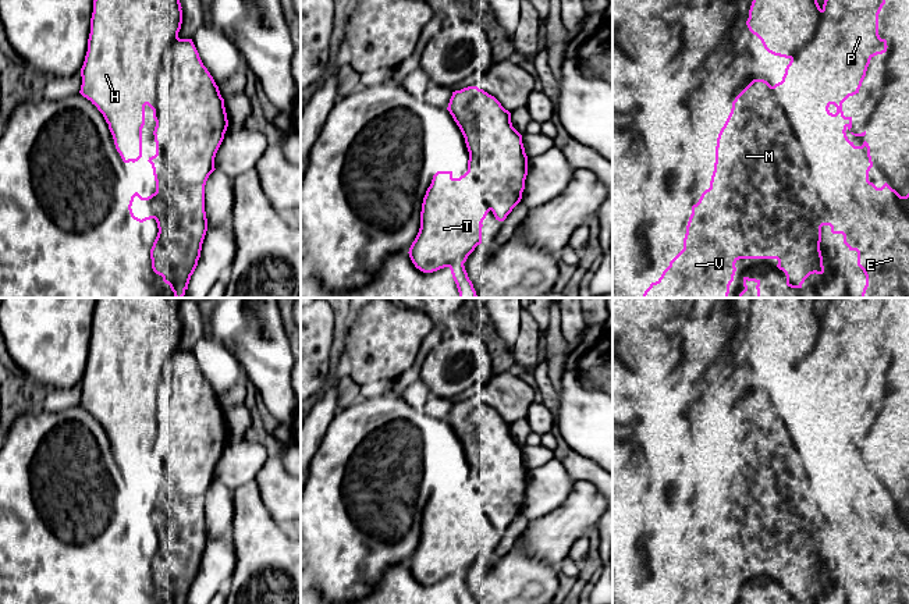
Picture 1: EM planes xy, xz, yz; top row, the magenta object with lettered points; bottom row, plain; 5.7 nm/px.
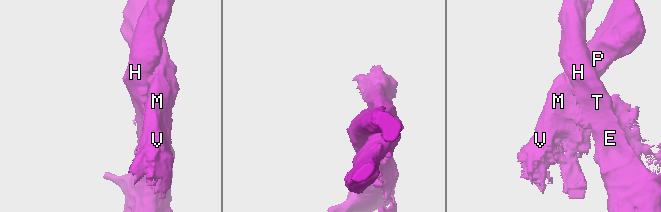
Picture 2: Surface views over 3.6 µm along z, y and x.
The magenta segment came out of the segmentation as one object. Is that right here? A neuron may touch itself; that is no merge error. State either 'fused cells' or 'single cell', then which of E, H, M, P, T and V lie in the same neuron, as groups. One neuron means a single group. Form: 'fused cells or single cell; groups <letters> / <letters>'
fused cells; groups E H T / M P V

